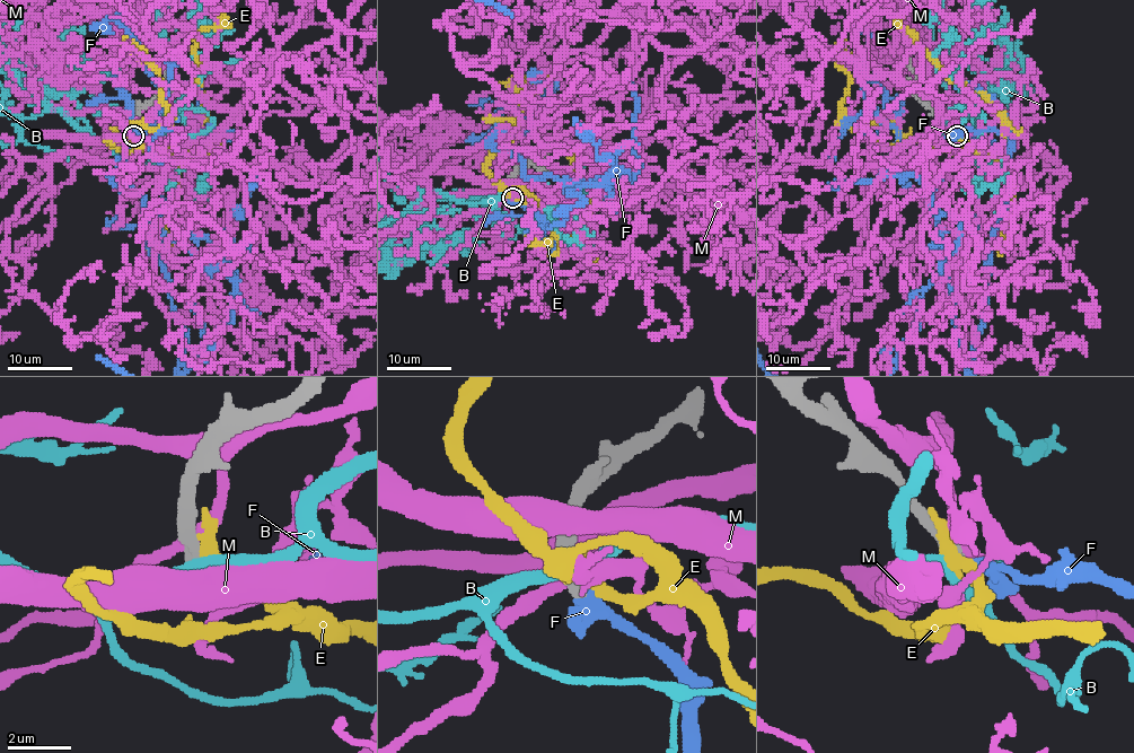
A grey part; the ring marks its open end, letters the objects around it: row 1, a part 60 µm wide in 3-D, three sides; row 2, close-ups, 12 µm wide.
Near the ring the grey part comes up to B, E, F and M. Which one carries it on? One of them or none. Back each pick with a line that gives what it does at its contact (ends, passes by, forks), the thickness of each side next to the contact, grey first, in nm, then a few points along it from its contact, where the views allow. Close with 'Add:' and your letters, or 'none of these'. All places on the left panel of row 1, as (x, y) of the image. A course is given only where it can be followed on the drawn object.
F: It passes by. Thickness 400 nm (grey) against 400 nm
Add: F

